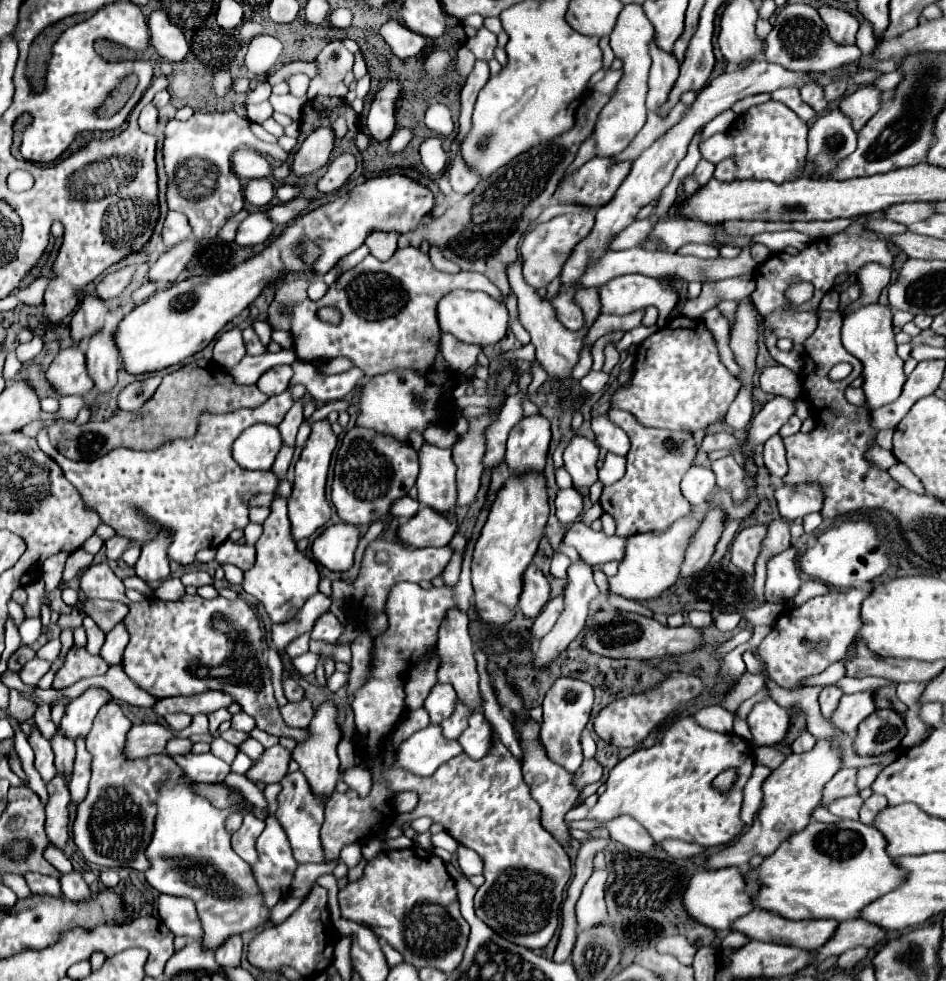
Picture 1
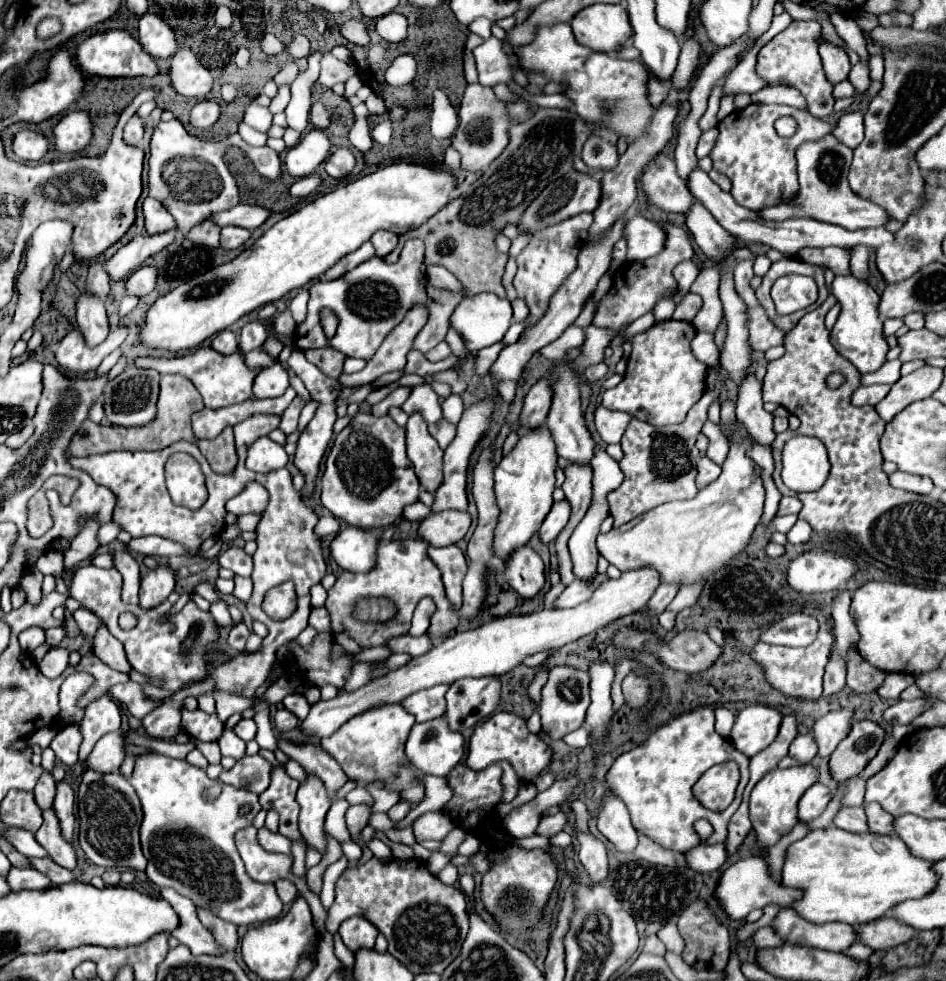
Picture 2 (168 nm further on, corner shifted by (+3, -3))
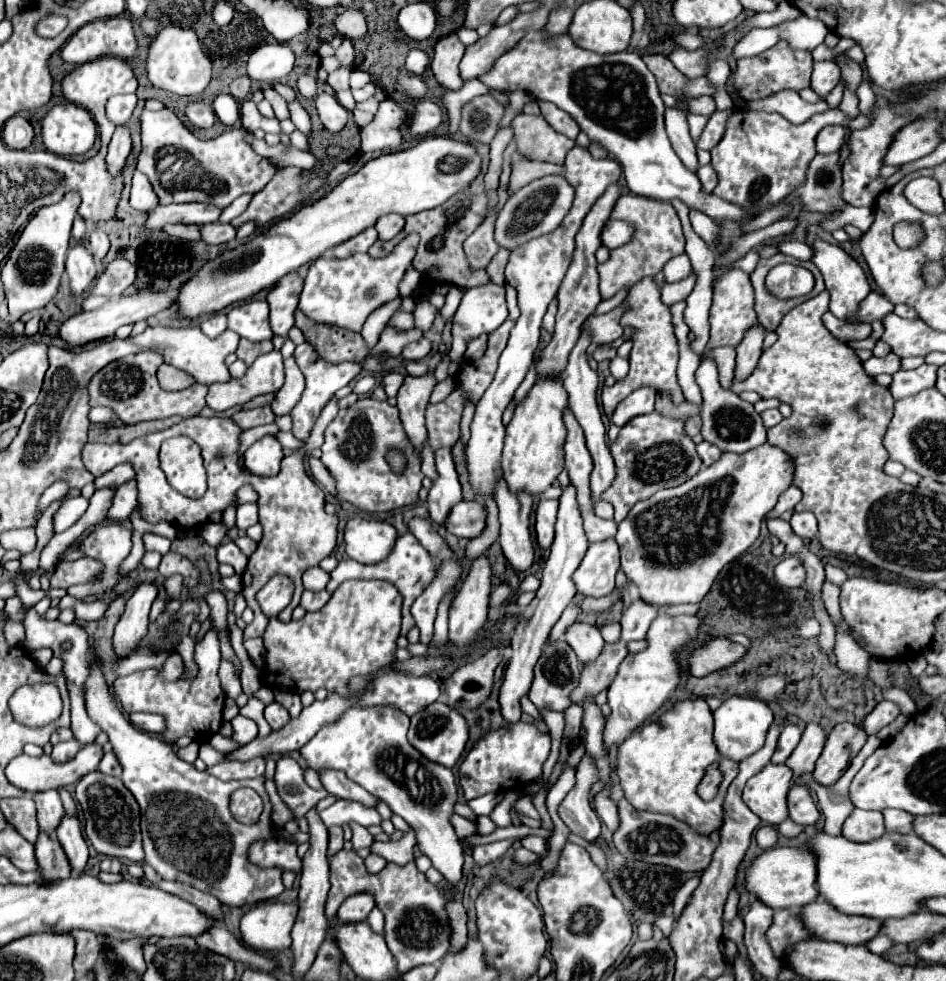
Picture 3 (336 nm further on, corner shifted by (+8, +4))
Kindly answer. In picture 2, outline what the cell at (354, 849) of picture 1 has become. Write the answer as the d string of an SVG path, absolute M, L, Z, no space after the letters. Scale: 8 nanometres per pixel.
M337 792L331 794L333 804L327 812L327 820L325 820L325 830L327 834L331 834L333 838L337 838L339 842L351 842L351 832L345 824L345 812L349 808L349 804L345 800L337 800Z

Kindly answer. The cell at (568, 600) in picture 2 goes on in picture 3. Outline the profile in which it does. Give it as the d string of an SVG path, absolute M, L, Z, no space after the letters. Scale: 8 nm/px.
M614 537L592 543L574 573L580 593L586 597L604 597L616 587L616 573L620 569L620 547Z

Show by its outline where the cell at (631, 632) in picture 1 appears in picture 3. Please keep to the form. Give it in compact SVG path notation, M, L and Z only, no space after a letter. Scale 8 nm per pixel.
M724 637L712 639L692 653L690 673L694 677L706 677L718 669L724 669L726 665L732 665L734 661L740 661L744 655L746 647L742 647L740 643L734 643Z

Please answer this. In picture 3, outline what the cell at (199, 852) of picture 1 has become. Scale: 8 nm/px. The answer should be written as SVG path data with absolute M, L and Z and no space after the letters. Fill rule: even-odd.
M90 655L90 677L86 679L86 711L88 717L108 735L108 741L114 747L114 755L118 763L122 765L122 783L130 789L130 793L136 797L140 805L140 827L142 827L142 839L144 839L144 851L146 851L146 863L150 863L156 873L166 881L182 881L196 889L202 889L210 895L214 895L220 903L242 907L242 905L256 905L258 901L274 899L284 891L282 885L282 869L258 869L248 859L248 849L254 843L254 839L274 839L274 827L272 827L272 803L268 799L268 793L264 789L264 775L258 779L246 779L246 781L220 781L212 777L206 771L198 771L194 765L178 759L172 745L166 743L160 737L152 737L140 729L136 729L118 703L114 701L110 687L106 685L102 663L94 655ZM240 787L252 787L258 791L258 795L264 801L264 813L256 825L242 825L238 823L230 809L228 801L230 795Z

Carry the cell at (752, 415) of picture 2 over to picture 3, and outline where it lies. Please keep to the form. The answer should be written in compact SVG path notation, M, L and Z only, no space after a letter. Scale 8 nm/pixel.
M756 323L754 327L750 327L746 331L744 339L736 347L736 351L738 351L736 371L734 371L736 379L746 379L754 371L754 367L756 367L756 363L760 359L760 353L762 353L764 335L766 335L766 329L762 327L762 323Z

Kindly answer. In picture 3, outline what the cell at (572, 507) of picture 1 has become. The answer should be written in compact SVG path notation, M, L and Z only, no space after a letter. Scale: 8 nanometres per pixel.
M542 499L536 509L536 541L542 549L548 549L554 539L554 523L556 523L556 511L558 501L546 501Z

